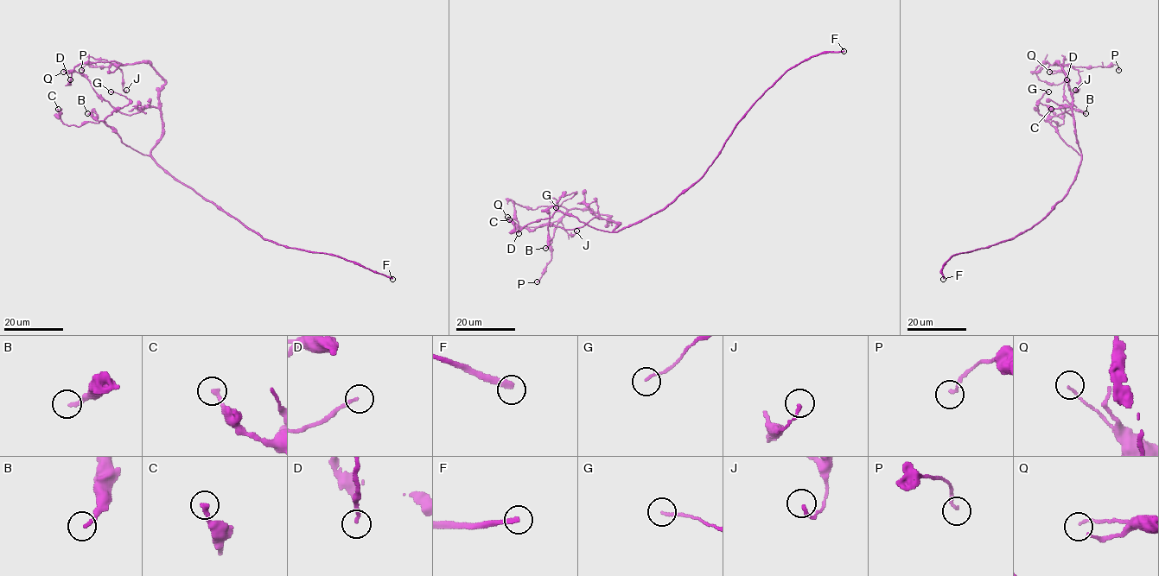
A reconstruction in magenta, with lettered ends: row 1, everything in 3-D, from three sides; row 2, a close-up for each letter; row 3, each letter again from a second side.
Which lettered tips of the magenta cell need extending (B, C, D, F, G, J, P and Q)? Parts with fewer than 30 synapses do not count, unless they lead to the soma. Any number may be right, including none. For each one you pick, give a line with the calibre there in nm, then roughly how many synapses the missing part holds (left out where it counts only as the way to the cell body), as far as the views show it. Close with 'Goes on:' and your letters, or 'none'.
F: 280 nm thick; about 300 synapses
Goes on: F

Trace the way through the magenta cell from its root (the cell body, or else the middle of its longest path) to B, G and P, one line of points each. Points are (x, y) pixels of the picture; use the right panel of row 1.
B: (1072, 184), (1080, 155), (1046, 120), (1071, 109), (1080, 109), (1085, 113)
G: (1072, 184), (1080, 155), (1038, 111), (1036, 103), (1048, 91)
P: (1072, 184), (1081, 161), (1081, 149), (1068, 80), (1062, 67), (1053, 63), (1073, 66), (1117, 65), (1118, 70)

